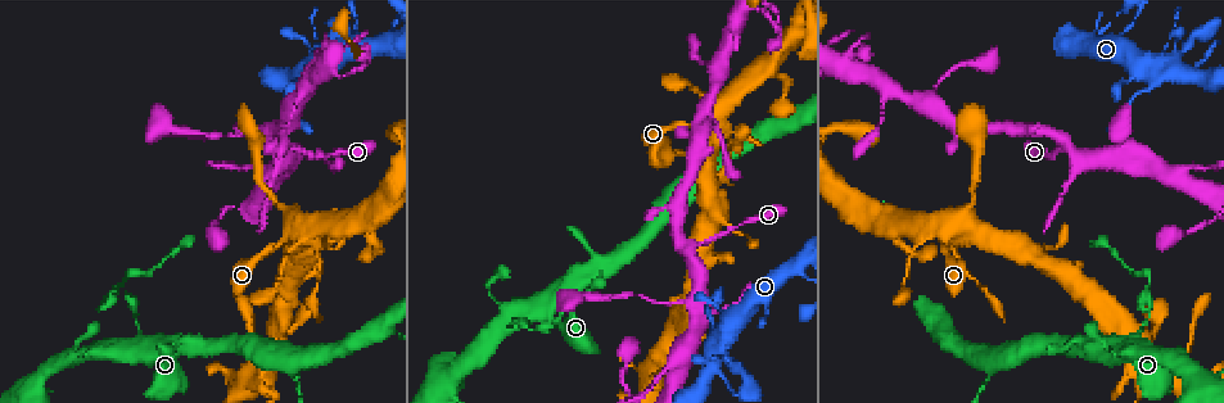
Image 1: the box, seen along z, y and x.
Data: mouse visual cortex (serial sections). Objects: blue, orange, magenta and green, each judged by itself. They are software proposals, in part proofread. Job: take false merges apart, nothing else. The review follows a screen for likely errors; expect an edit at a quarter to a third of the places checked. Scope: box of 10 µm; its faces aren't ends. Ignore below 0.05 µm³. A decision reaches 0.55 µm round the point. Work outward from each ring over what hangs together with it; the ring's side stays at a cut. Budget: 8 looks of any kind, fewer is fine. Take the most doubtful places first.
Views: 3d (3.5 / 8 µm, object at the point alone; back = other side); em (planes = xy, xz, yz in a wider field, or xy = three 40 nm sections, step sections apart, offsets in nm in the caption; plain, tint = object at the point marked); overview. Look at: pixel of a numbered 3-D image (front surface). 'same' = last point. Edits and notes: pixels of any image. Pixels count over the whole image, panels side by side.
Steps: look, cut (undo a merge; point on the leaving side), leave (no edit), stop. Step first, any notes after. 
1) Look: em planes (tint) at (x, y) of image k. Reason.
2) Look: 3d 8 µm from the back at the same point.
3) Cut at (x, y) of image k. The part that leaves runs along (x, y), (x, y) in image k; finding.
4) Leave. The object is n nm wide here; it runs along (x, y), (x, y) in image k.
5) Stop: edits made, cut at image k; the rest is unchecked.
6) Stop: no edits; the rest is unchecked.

Look: 3d 3.5 µm at (1148, 286) of image 1. Abrupt turn.

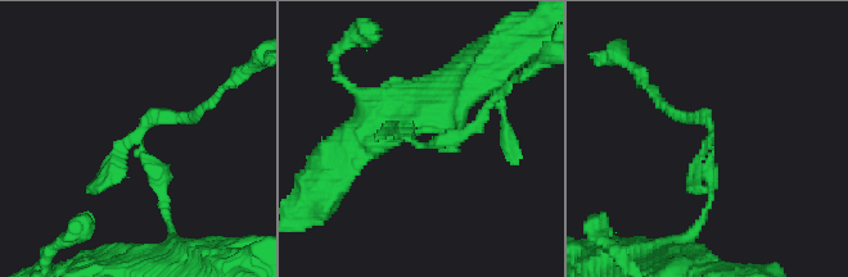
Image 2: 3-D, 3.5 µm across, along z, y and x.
Look: em xy step 2 (tint) at (143, 145) of image 2. Shape alone is not enough.

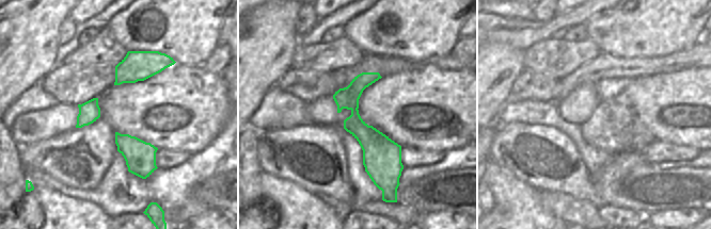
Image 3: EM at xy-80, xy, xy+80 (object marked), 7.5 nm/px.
Cut at (106, 175) of image 2. The object is 190 nm wide here; the part that leaves runs along (143, 140), (150, 121), (194, 117), (221, 90) in image 2; two cells meet here.

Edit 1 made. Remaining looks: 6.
Look: overview.

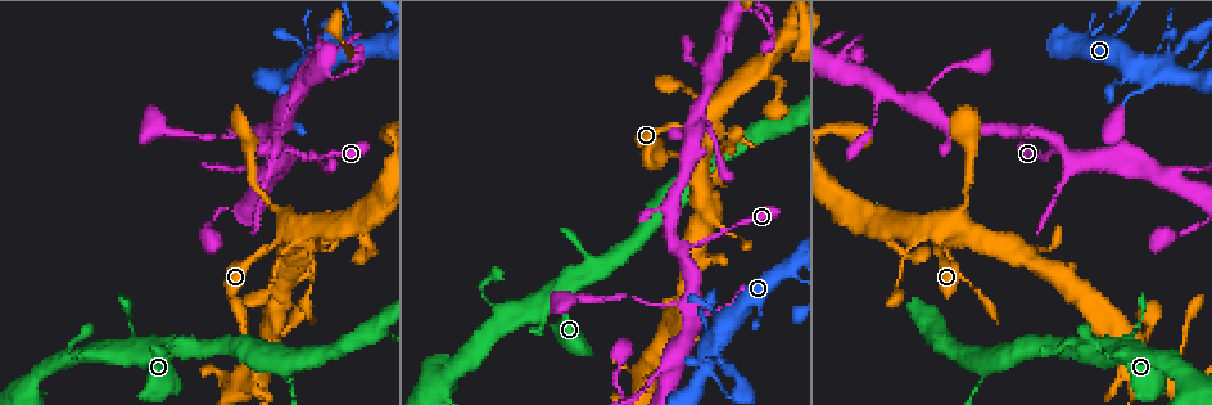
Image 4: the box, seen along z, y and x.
Look: 3d 3.5 µm from the back at (1152, 73) of image 4. Side arm on a straight run.

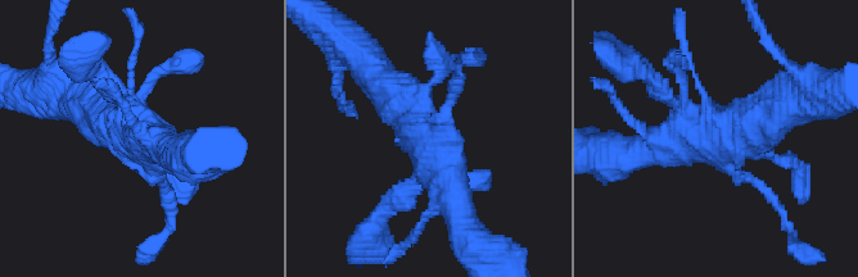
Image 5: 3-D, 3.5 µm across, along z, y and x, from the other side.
Look: em xy step 2 (tint) at (718, 139) of image 5. Now the EM.

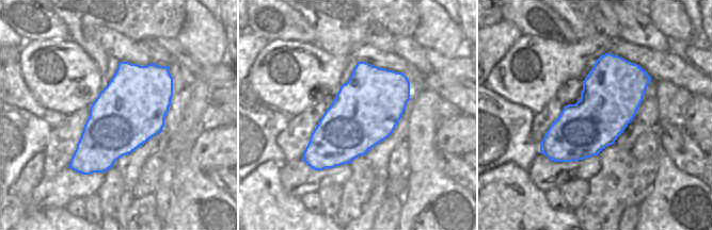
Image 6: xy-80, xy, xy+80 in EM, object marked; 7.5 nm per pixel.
Leave. It runs along (382, 82), (448, 167), (456, 213) in image 5; one cell here.

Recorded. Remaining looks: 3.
Look: 3d 3.5 µm at (687, 245) of image 4.

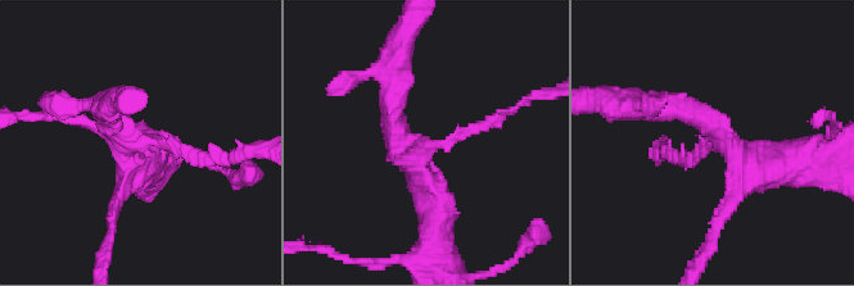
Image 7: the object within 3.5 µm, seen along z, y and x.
Look: em xy step 3 (tint) at (131, 142) of image 7. 4 arms meet here; the arms are 100, 250, 300, 400 nm wide; need the tissue.

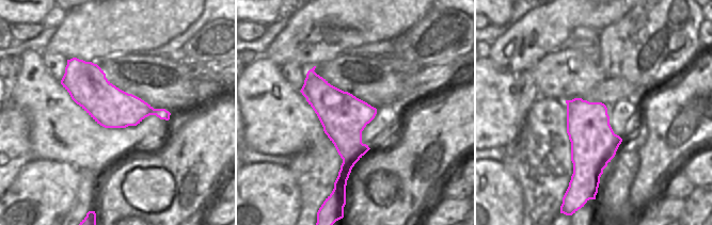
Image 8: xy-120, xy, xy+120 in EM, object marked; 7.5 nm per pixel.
Leave. The object is 340 nm wide here; it runs along (497, 114), (414, 157), (438, 217) in image 7; one cell here.

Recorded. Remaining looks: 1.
Stop: edits made, cut at image 2; the rest is unchecked.

